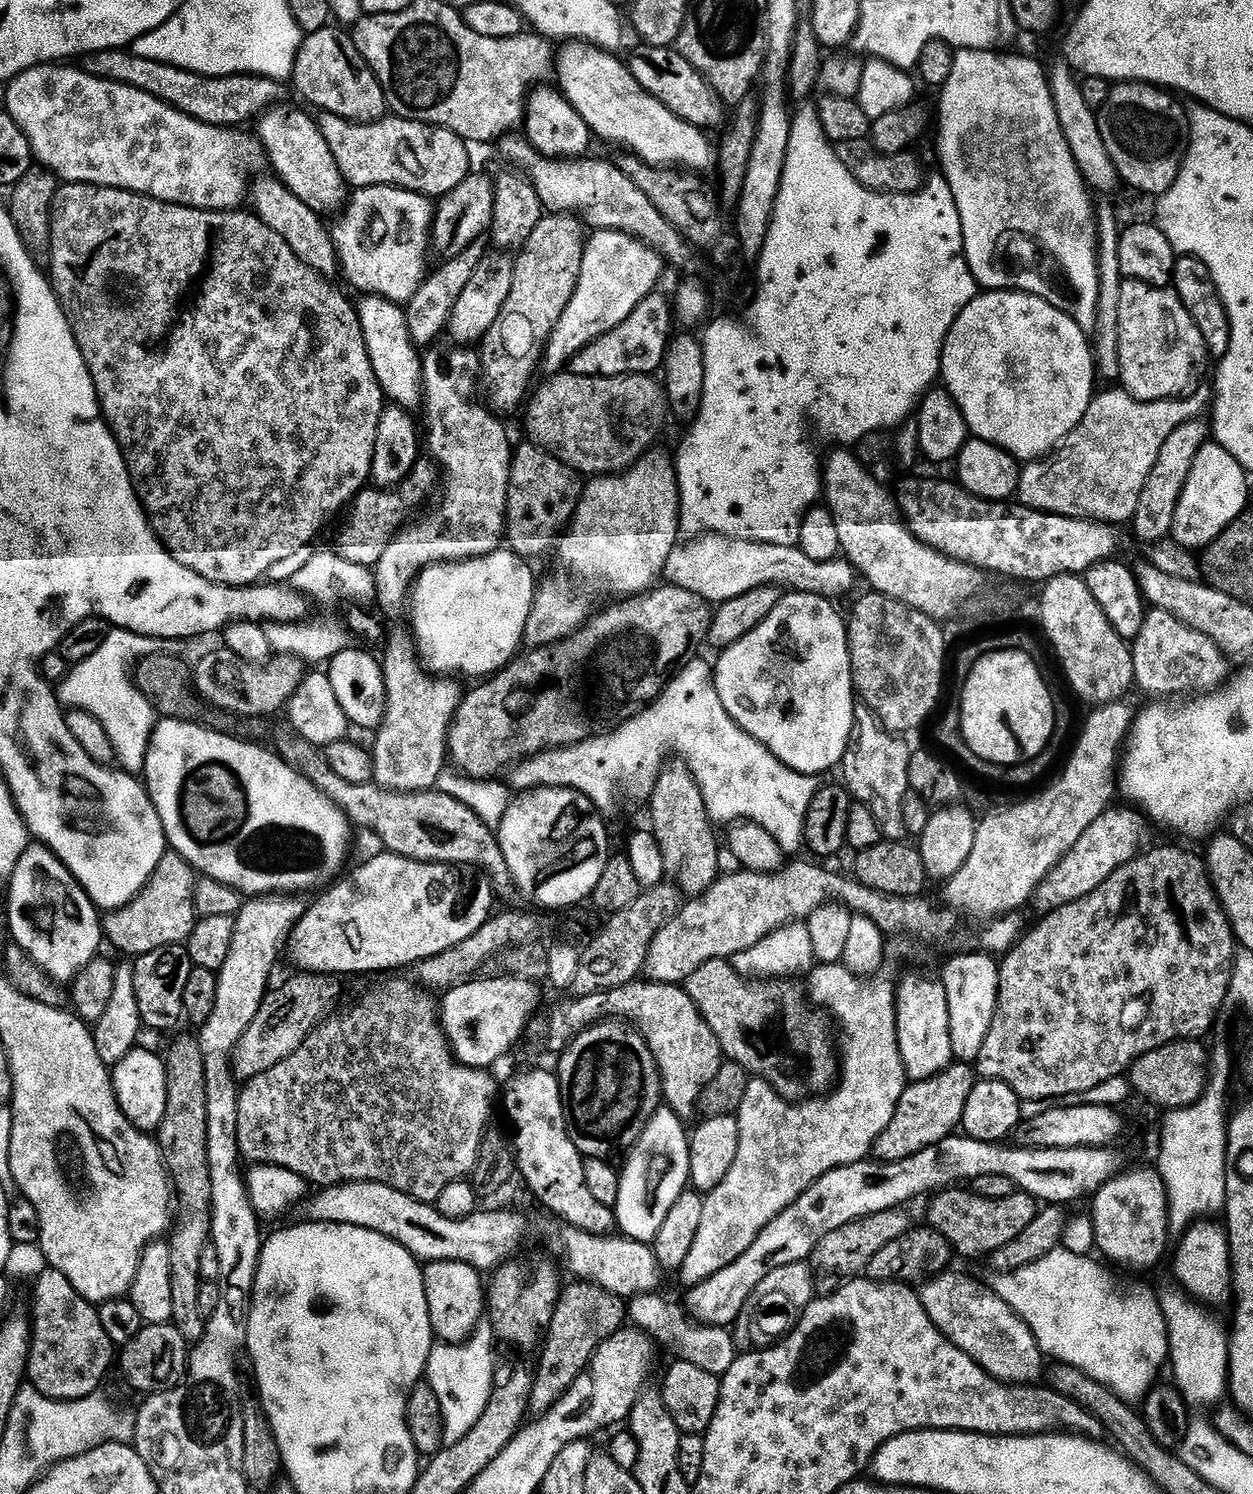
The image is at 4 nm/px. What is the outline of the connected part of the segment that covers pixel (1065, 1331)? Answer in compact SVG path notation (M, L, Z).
M1057 1246L1045 1251L1038 1262L1009 1275L1002 1295L1030 1326L1045 1357L1082 1370L1136 1406L1152 1391L1156 1375L1170 1360L1160 1296L1144 1288L1116 1292L1107 1270L1092 1259Z

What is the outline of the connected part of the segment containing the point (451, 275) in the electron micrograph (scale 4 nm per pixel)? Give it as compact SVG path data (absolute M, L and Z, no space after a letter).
M489 233L479 236L470 246L461 253L450 258L444 266L440 267L433 275L432 273L421 284L419 290L415 292L414 298L405 307L408 333L410 333L413 343L417 347L429 347L433 345L442 328L447 327L452 315L453 306L457 304L460 296L465 295L471 285L474 270L478 268L485 254L493 245L492 237Z

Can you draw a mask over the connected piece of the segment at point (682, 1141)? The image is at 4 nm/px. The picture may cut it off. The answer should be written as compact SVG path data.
M657 1110L644 1128L640 1141L627 1153L628 1165L622 1168L620 1172L618 1202L614 1209L619 1231L625 1237L645 1242L655 1241L658 1230L662 1230L662 1222L666 1222L666 1214L670 1214L670 1206L674 1206L674 1202L678 1202L678 1198L689 1187L689 1139L690 1132L686 1127L685 1121L678 1119L671 1110Z

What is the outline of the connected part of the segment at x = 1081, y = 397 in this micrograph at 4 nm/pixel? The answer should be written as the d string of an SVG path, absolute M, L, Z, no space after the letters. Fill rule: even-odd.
M1015 290L981 291L964 307L962 314L958 314L958 318L944 343L944 353L940 359L940 376L942 377L942 384L944 380L943 387L952 393L957 406L962 410L969 433L977 440L985 440L991 444L996 444L999 448L1005 448L1021 462L1039 460L1063 444L1064 439L1076 429L1078 422L1082 422L1082 418L1092 401L1094 389L1097 387L1097 385L1095 386L1096 380L1098 381L1097 362L1094 359L1094 348L1090 343L1089 333L1083 332L1078 326L1078 322L1074 322L1074 318L1070 318L1042 297Z

